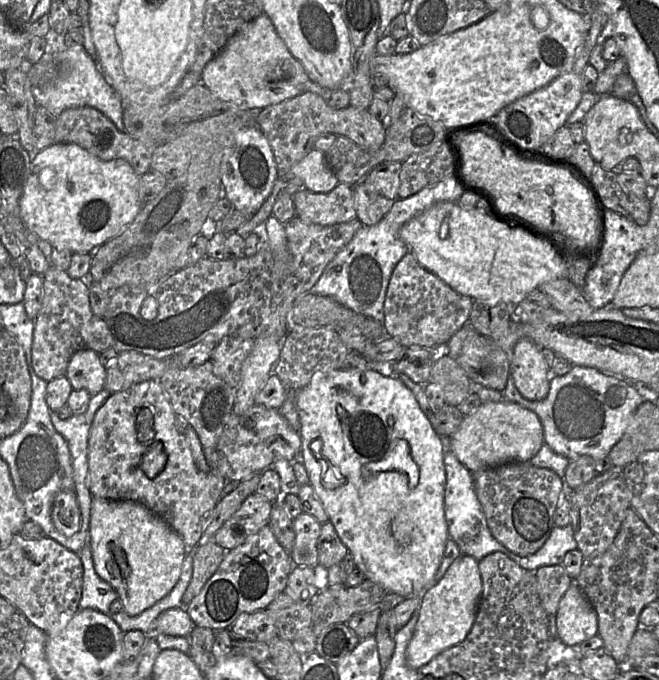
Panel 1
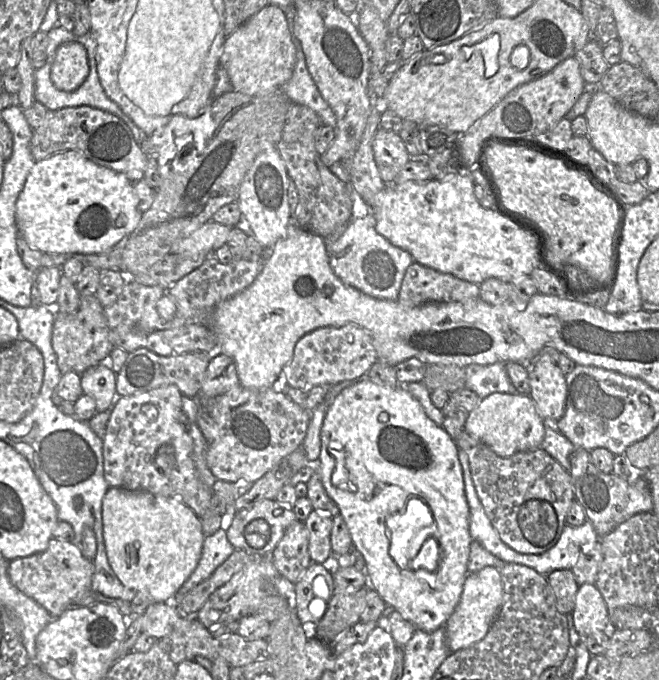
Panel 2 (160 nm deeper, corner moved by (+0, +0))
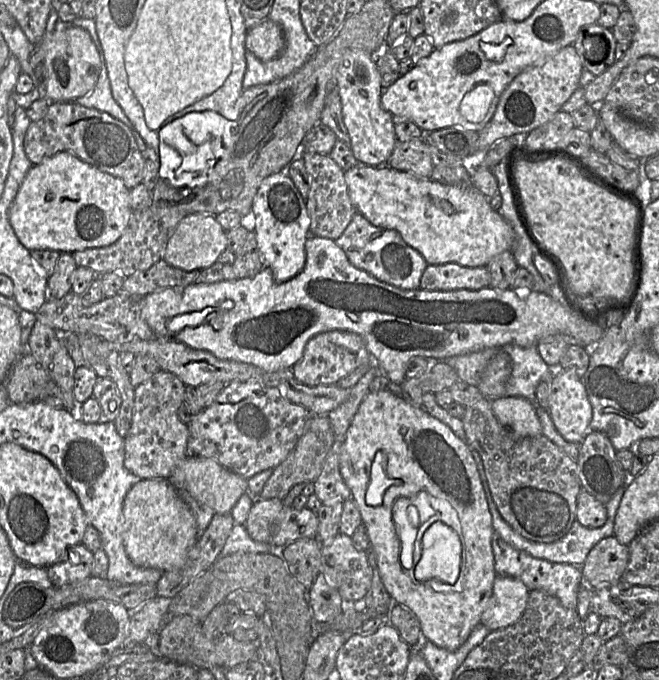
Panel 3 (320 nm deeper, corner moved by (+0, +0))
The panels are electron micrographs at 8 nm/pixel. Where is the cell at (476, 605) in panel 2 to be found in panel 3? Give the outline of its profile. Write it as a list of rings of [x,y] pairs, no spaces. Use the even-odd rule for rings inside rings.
[[[497,575],[493,595],[483,612],[480,624],[496,631],[517,622],[525,612],[530,590],[525,583],[511,576]]]

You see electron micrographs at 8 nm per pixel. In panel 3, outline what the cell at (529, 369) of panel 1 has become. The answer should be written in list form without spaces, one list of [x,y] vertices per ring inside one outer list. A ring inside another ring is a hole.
[[[563,370],[550,381],[548,413],[563,438],[580,444],[589,432],[593,410],[582,379],[574,370]]]

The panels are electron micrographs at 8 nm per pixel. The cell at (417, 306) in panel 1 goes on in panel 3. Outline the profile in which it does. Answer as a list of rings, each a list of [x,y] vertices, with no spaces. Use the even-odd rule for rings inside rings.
[[[457,263],[428,265],[420,280],[420,289],[449,291],[480,290],[490,287],[487,266],[466,267]]]

